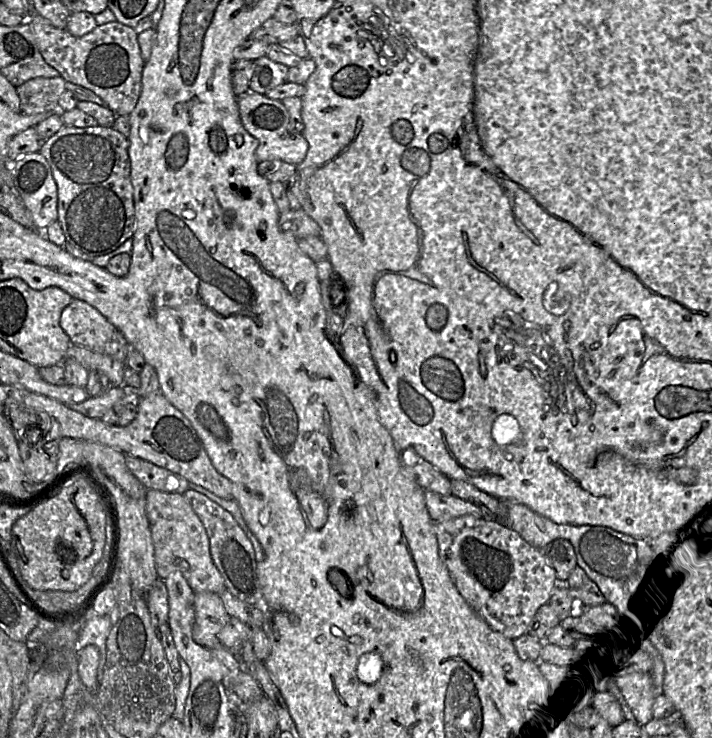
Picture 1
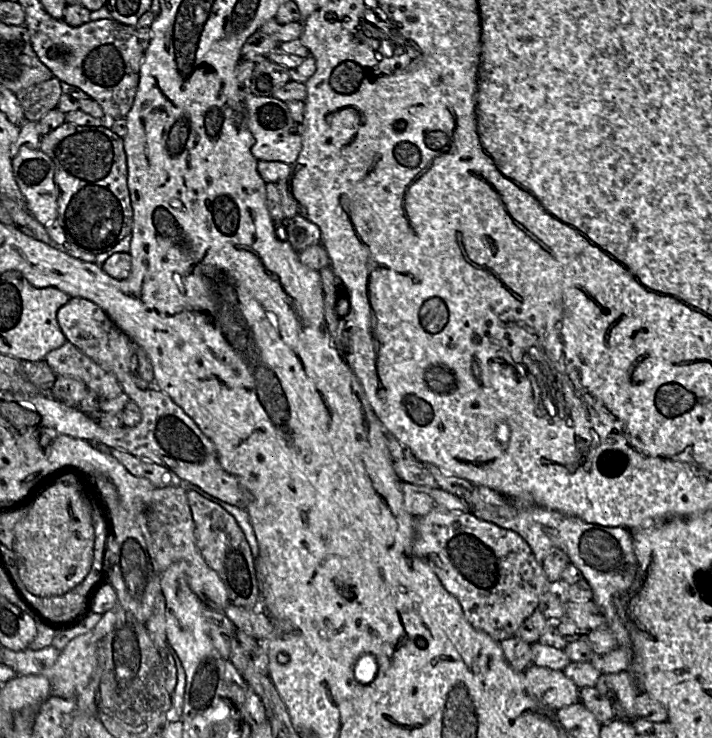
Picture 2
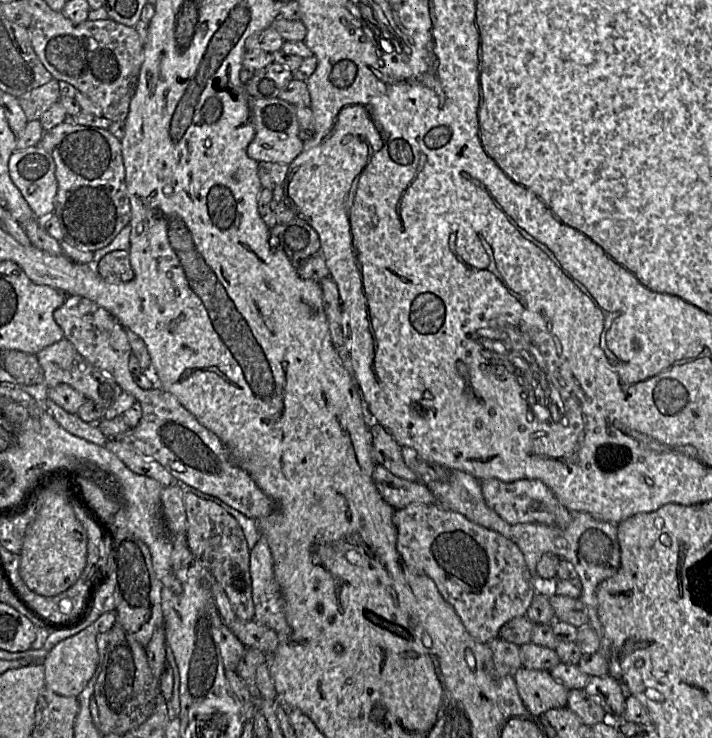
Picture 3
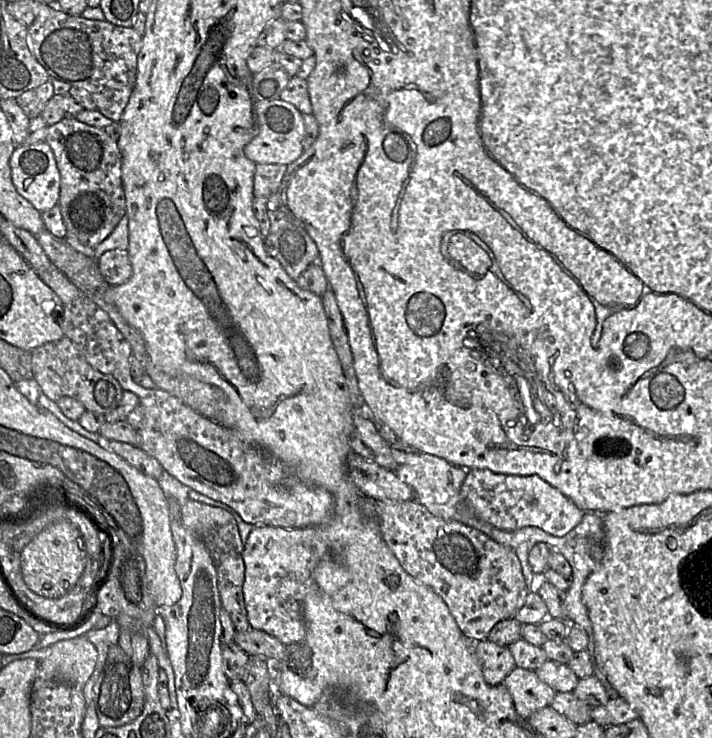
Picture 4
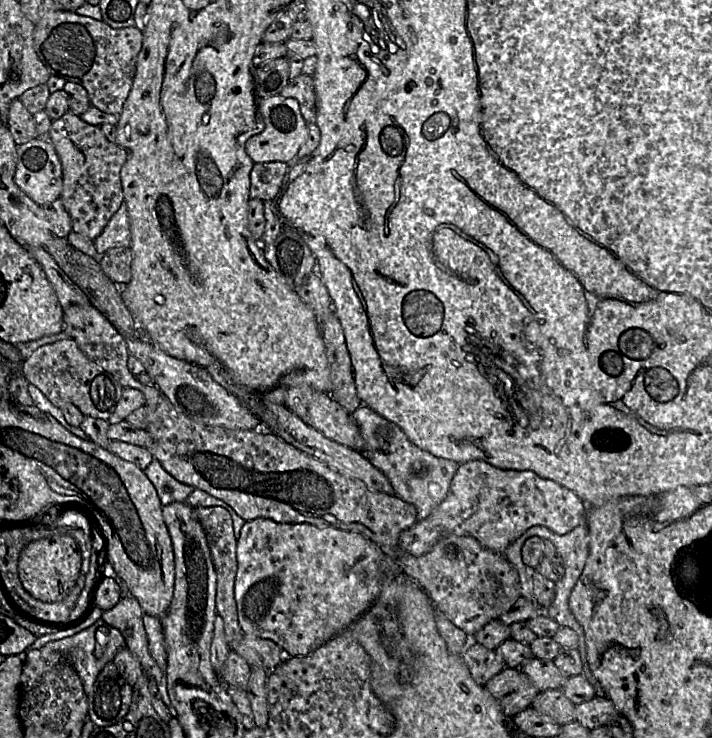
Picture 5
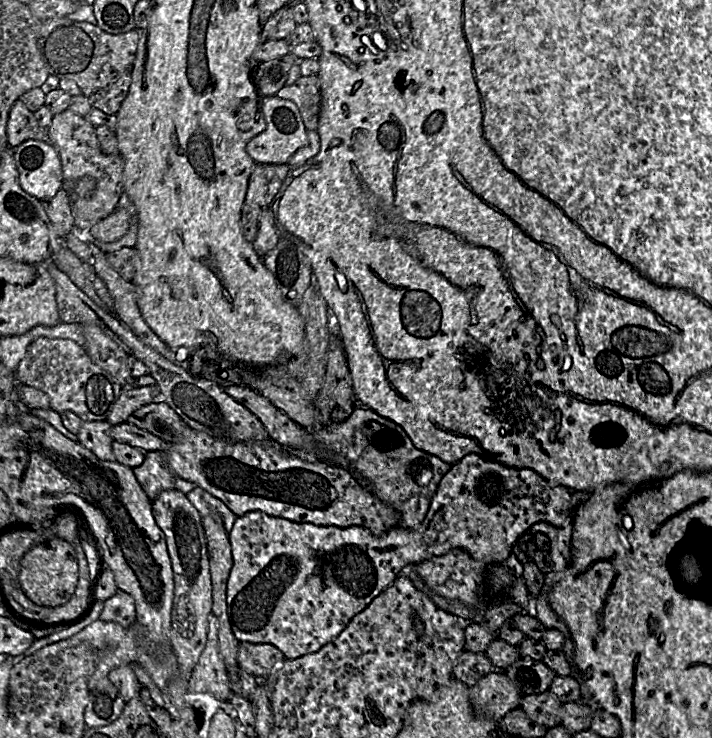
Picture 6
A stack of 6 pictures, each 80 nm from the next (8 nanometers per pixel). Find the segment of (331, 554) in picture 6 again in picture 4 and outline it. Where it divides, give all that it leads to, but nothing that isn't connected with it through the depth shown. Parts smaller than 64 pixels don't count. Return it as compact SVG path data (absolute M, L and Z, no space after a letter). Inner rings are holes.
M488 469L466 470L467 475L461 487L463 501L476 517L498 529L515 531L535 526L551 535L564 536L575 528L584 516L584 511L538 475L506 475ZM254 526L243 549L243 595L250 628L268 633L285 646L304 639L303 601L312 584L313 571L325 552L316 527Z

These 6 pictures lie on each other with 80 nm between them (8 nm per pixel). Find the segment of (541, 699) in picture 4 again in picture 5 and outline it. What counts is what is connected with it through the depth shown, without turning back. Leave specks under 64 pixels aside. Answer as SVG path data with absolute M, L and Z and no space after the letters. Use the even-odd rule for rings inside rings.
M505 668L487 681L484 687L498 701L507 718L531 707L540 693L518 668Z

